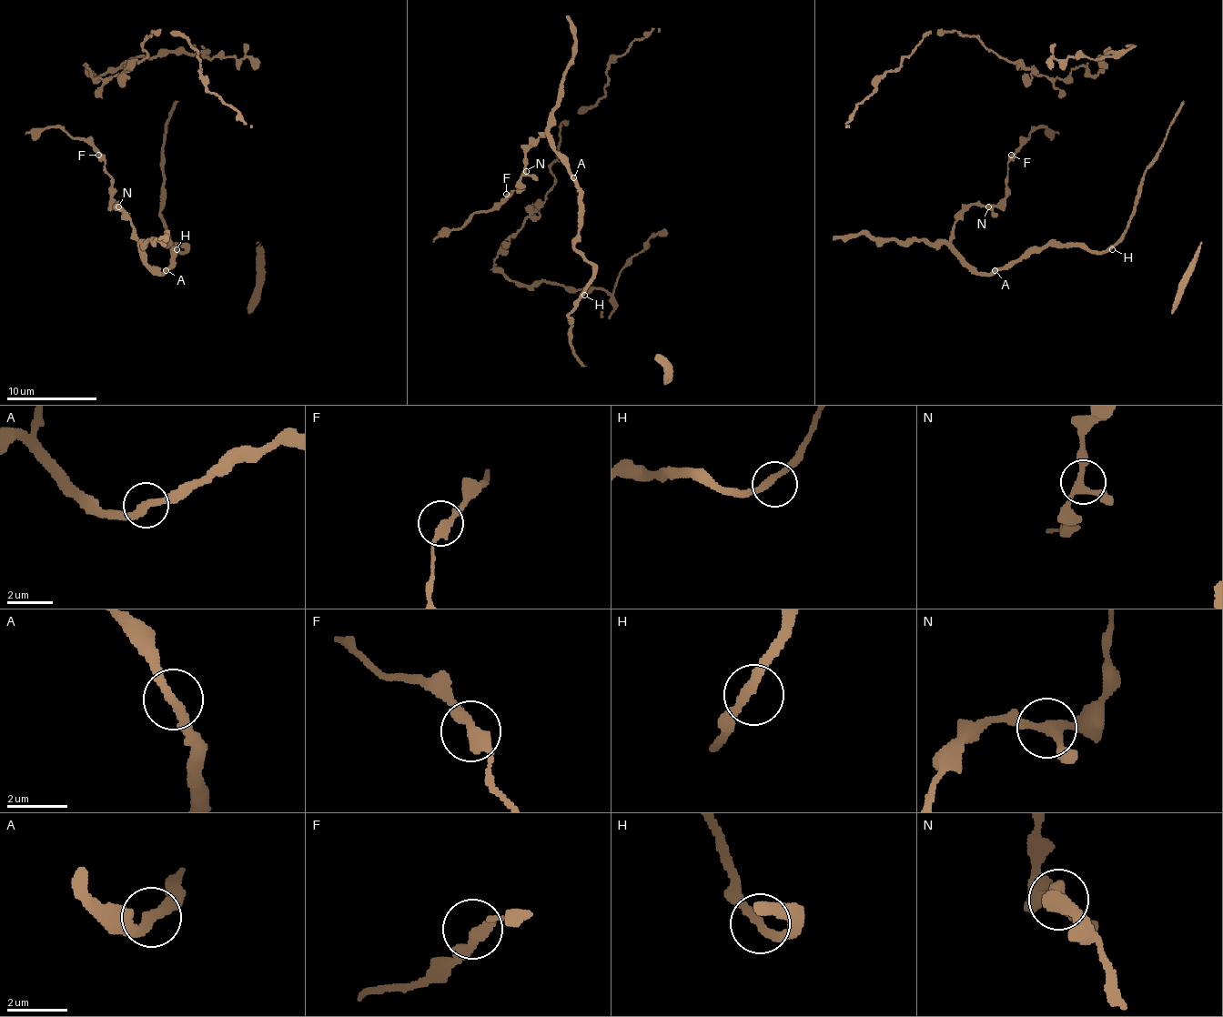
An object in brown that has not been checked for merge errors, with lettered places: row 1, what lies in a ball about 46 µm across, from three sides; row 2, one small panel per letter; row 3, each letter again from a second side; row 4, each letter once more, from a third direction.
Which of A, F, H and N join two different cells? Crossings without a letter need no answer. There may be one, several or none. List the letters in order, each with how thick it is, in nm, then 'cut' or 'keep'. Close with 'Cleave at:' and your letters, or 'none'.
A: 320 nm | keep
F: 360 nm | keep
H: 280 nm | keep
N: 280 nm | keep
Cleave at: none

